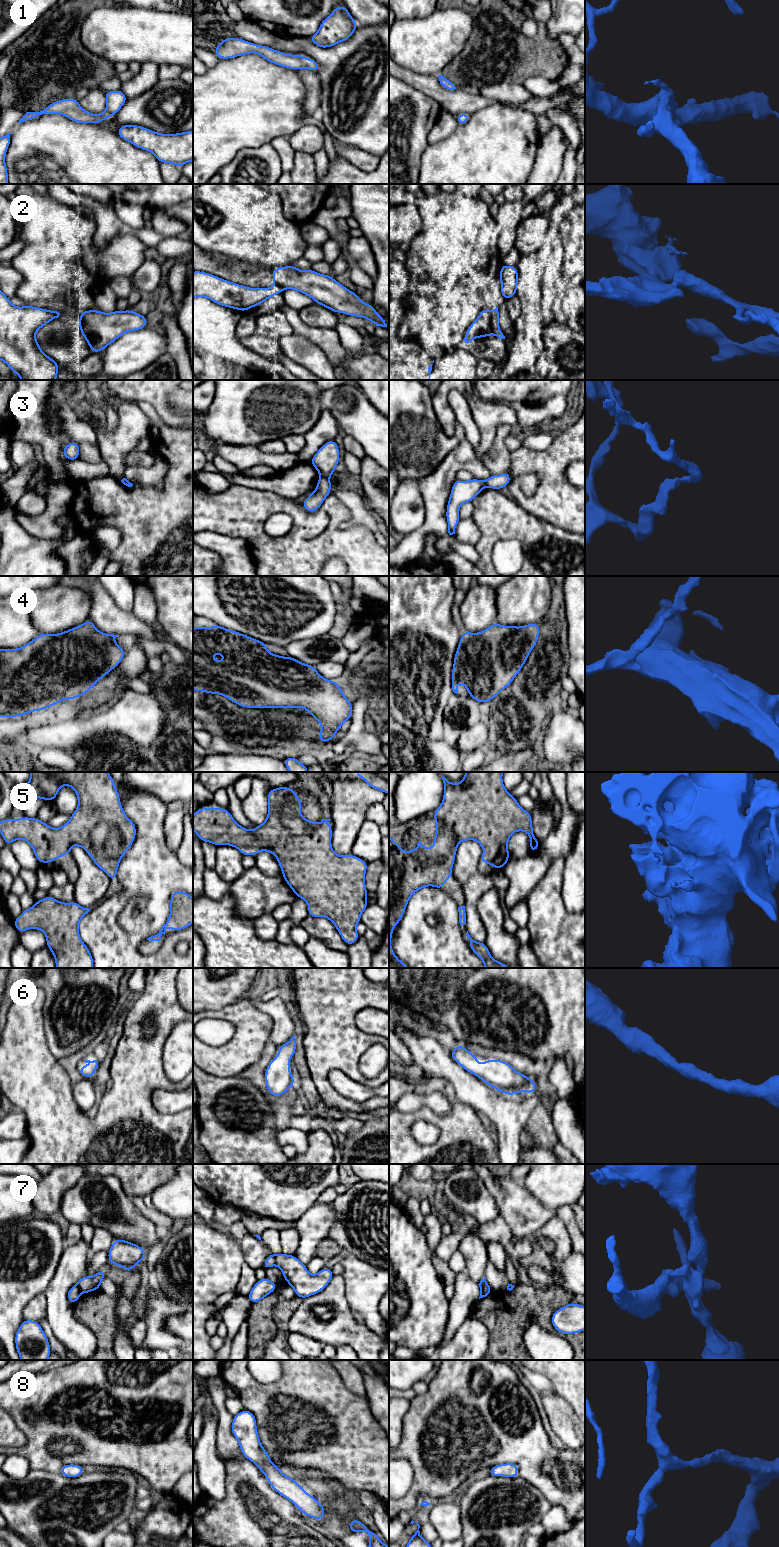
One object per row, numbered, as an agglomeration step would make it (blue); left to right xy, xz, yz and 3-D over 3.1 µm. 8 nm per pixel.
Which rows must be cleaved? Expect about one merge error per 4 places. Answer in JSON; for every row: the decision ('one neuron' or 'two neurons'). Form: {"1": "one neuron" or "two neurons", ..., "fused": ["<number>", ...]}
{"1": "one neuron", "2": "two neurons", "3": "two neurons", "4": "one neuron", "5": "one neuron", "6": "one neuron", "7": "two neurons", "8": "one neuron", "fused": ["2", "3", "7"]}

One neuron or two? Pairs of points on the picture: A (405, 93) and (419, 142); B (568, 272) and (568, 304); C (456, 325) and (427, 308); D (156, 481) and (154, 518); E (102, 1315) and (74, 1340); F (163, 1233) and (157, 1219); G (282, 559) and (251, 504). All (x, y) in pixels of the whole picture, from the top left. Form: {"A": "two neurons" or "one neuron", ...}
{"A": "one neuron", "B": "two neurons", "C": "one neuron", "D": "two neurons", "E": "two neurons", "F": "one neuron", "G": "one neuron"}

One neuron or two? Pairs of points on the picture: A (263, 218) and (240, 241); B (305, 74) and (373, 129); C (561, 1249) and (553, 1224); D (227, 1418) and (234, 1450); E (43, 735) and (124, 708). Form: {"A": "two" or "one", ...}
{"A": "one", "B": "two", "C": "one", "D": "one", "E": "one"}

